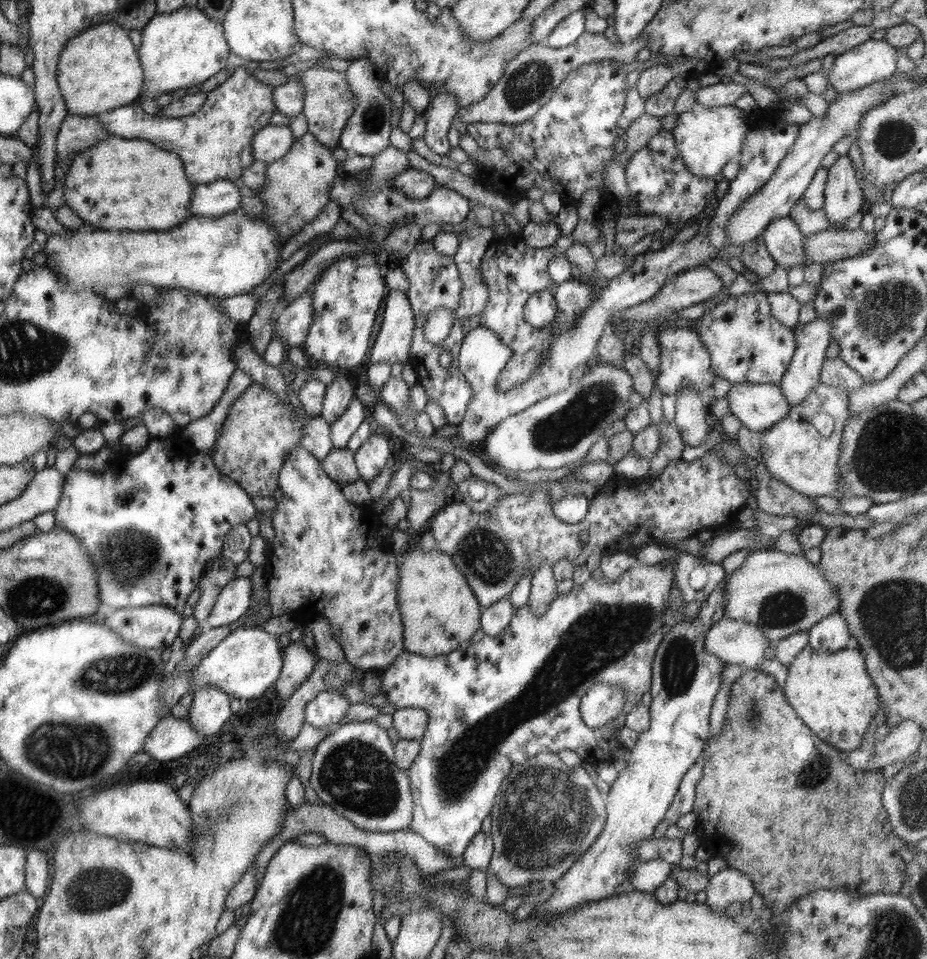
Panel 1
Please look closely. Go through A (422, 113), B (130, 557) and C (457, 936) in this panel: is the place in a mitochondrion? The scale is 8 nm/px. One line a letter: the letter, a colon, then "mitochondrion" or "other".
A: other
B: mitochondrion
C: other

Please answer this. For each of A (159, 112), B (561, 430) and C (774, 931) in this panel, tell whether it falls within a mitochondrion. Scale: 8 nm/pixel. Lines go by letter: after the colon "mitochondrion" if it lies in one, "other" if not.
A: other
B: mitochondrion
C: other

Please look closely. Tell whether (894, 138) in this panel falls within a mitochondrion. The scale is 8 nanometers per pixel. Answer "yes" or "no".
yes

